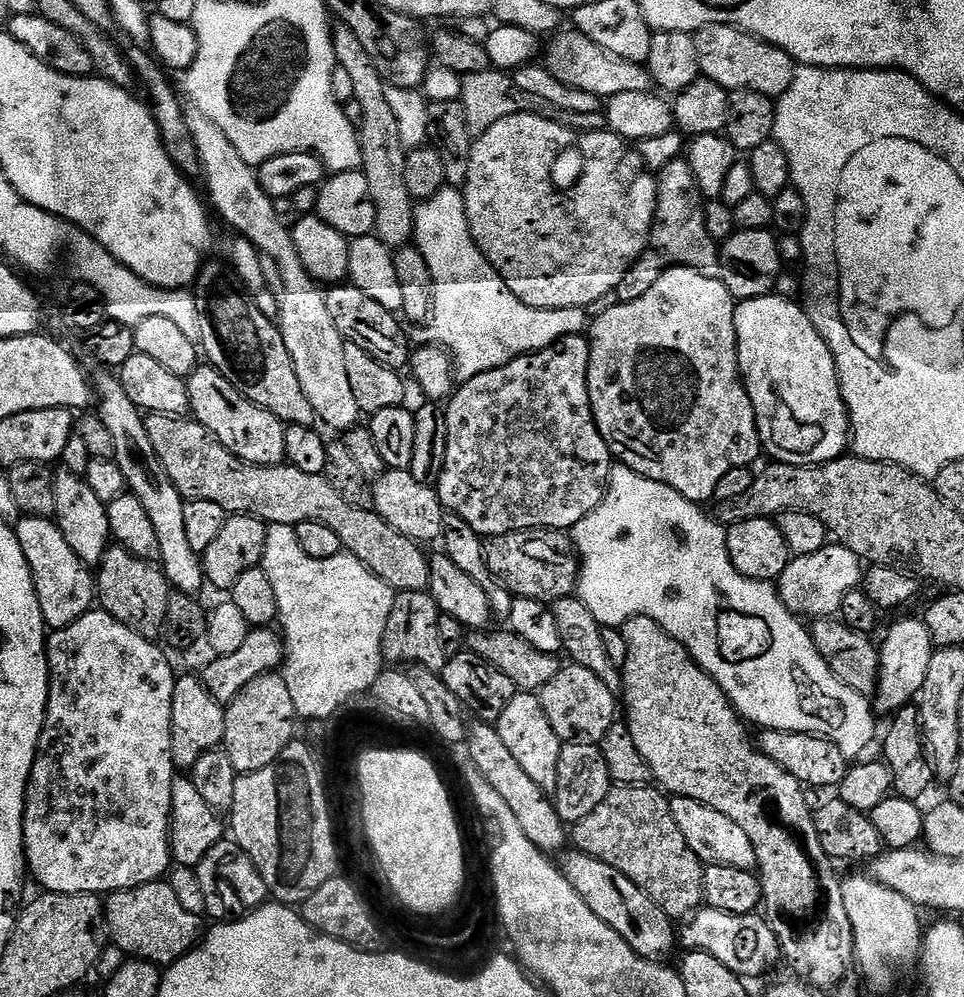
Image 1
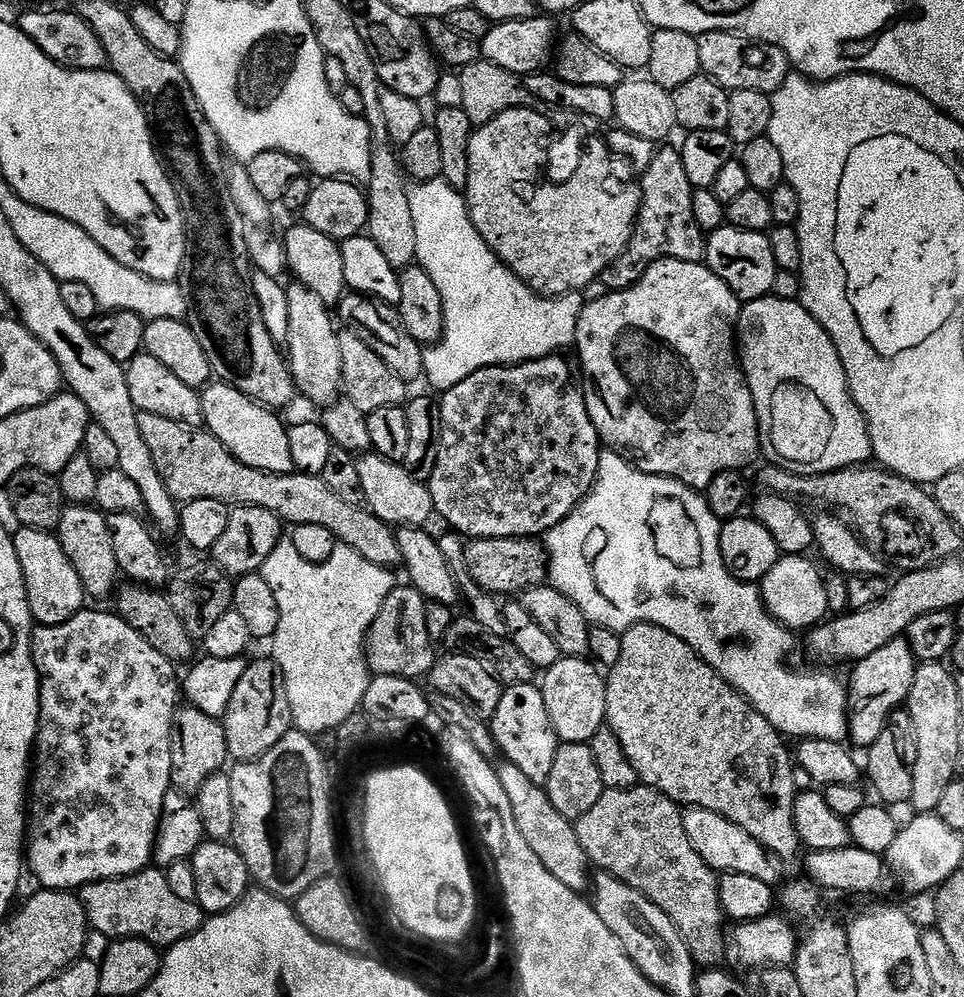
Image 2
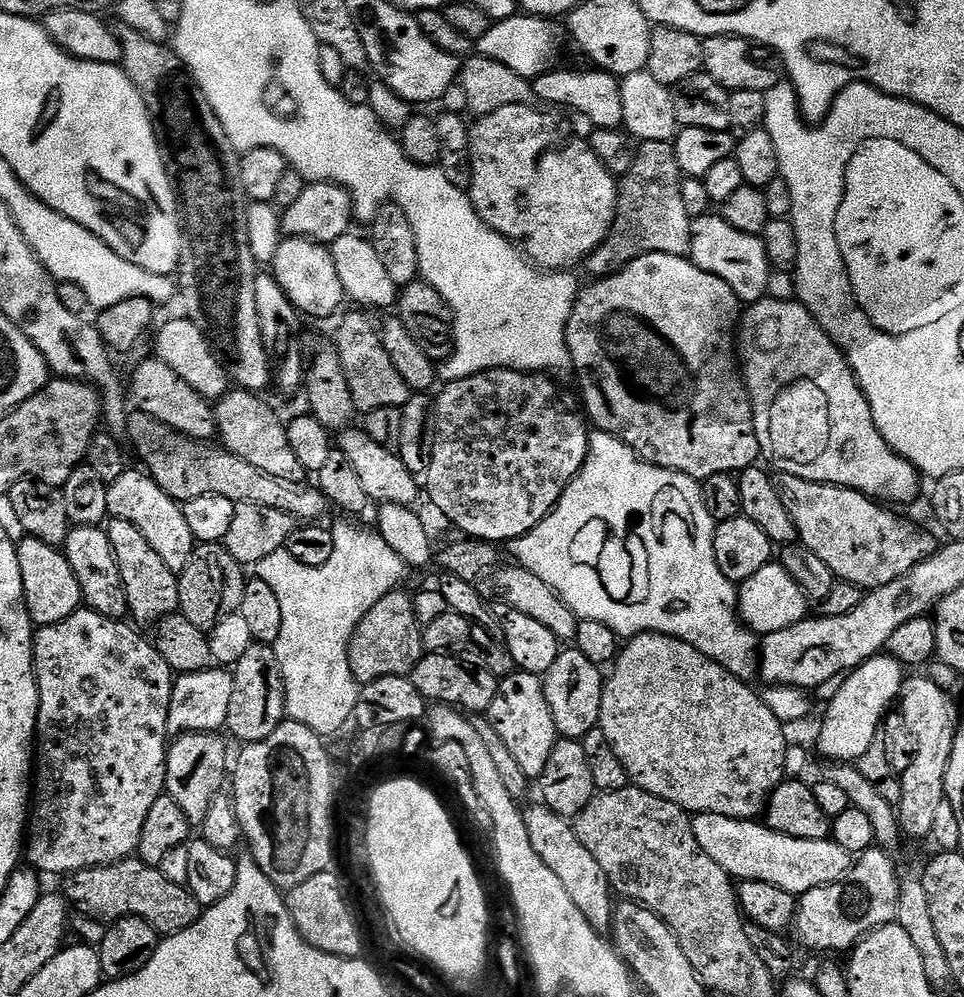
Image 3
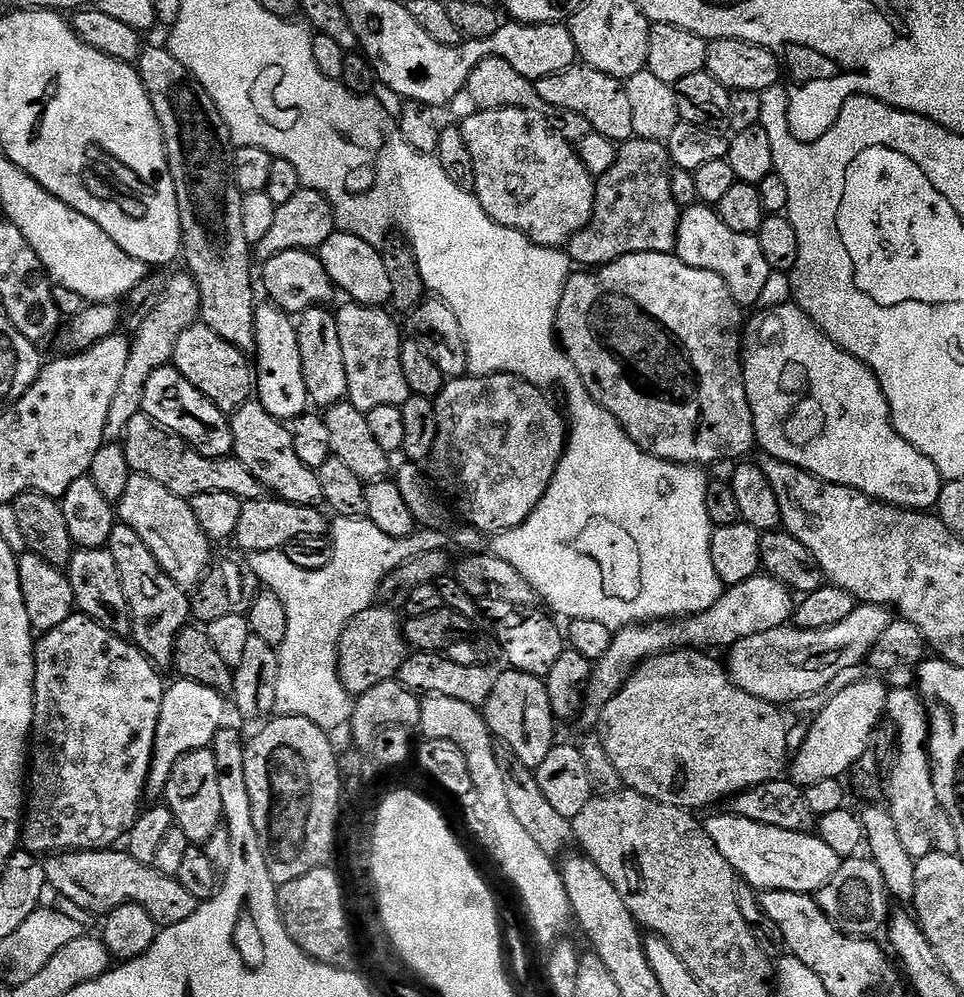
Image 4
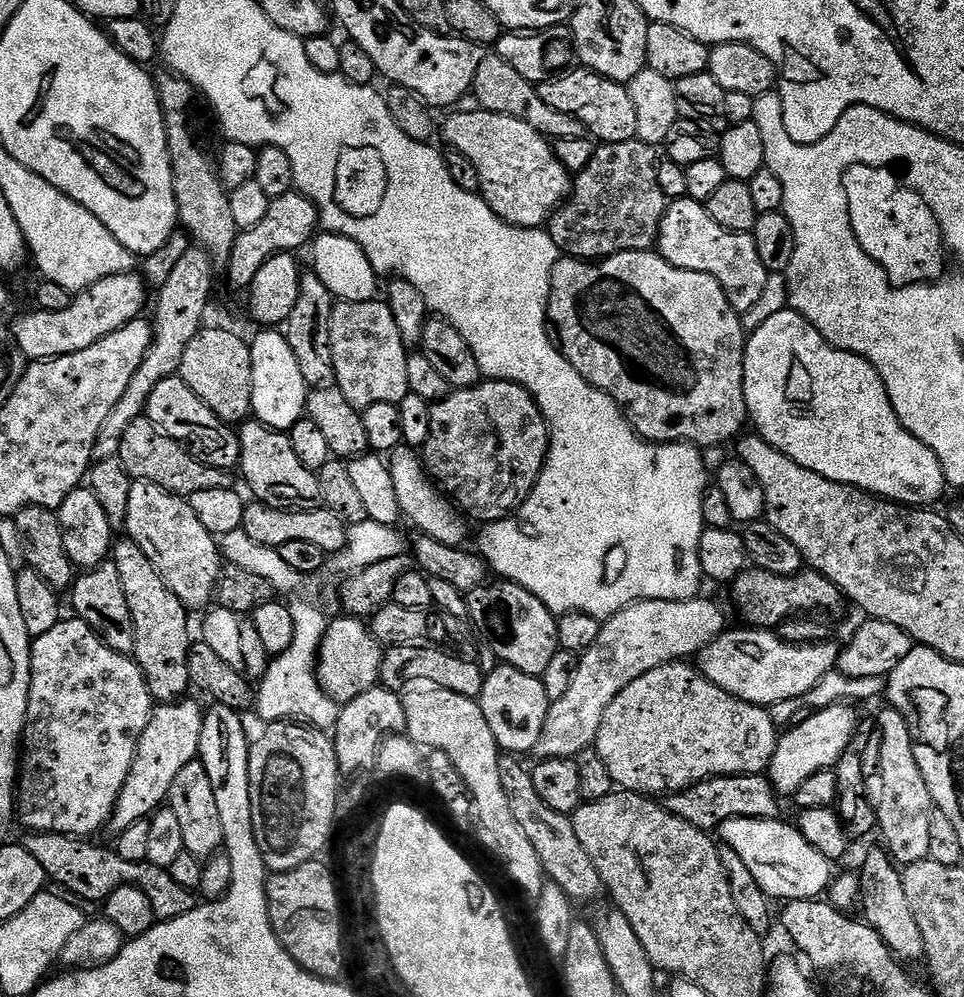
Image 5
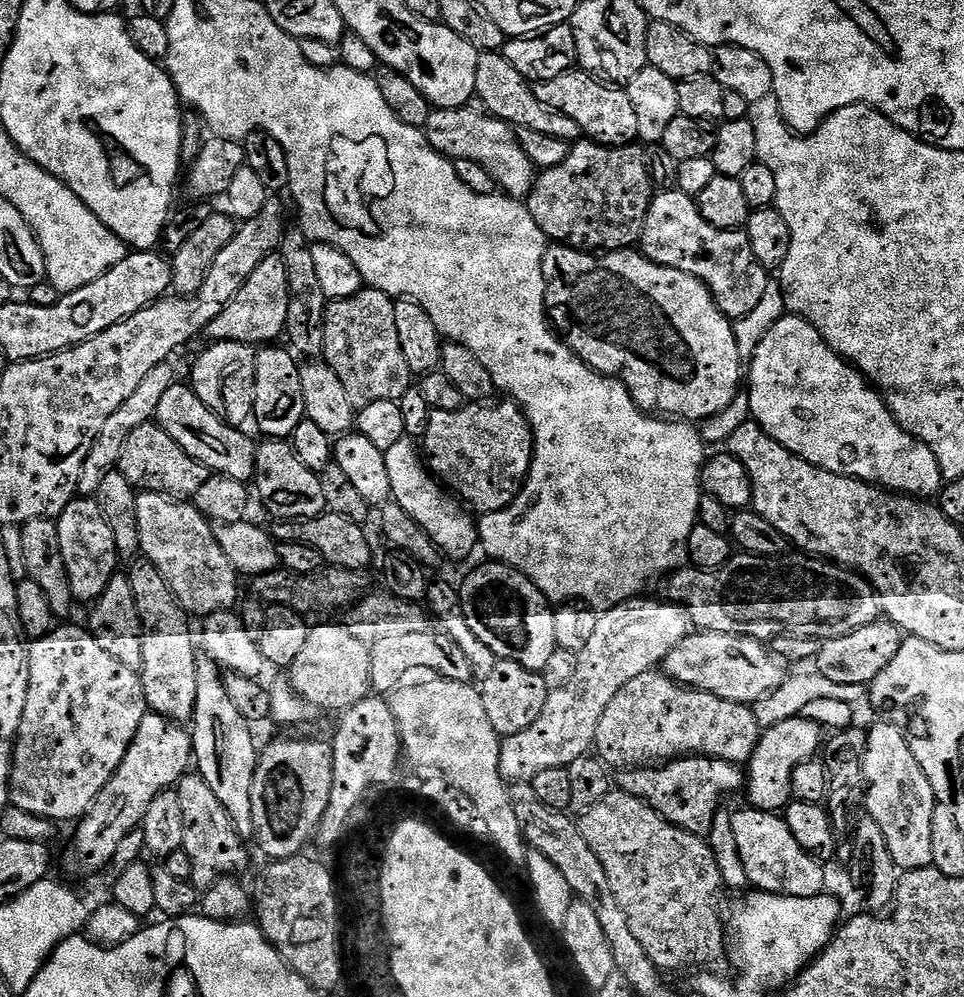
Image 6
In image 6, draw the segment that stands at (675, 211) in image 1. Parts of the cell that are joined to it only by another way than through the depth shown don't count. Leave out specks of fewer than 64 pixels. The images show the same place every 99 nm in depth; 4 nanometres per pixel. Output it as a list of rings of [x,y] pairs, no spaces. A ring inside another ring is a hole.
[[[581,138],[569,147],[565,161],[537,175],[526,207],[549,241],[580,252],[607,254],[639,245],[653,195],[648,153],[639,143],[612,148]]]

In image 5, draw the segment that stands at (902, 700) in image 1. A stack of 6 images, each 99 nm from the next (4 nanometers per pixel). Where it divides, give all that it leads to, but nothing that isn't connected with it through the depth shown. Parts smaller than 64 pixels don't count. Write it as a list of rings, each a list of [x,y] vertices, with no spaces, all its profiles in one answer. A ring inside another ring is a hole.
[[[837,702],[829,708],[813,711],[810,718],[802,725],[794,725],[787,729],[788,733],[780,736],[775,756],[766,773],[781,797],[795,797],[798,786],[805,784],[813,774],[835,769],[846,749],[853,747],[856,736],[855,707],[844,702]]]

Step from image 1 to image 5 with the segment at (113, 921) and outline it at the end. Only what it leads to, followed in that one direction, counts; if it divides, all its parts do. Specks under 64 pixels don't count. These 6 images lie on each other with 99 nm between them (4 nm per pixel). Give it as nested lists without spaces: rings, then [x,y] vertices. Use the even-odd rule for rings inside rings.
[[[28,832],[22,843],[38,862],[42,862],[42,870],[49,881],[61,883],[72,890],[80,899],[103,902],[114,890],[127,884],[134,884],[150,898],[150,906],[154,906],[157,921],[182,918],[182,914],[193,912],[198,903],[197,897],[186,886],[178,886],[174,878],[170,878],[167,868],[159,868],[147,862],[135,864],[126,862],[111,847],[99,848],[91,839],[63,836],[53,832]]]

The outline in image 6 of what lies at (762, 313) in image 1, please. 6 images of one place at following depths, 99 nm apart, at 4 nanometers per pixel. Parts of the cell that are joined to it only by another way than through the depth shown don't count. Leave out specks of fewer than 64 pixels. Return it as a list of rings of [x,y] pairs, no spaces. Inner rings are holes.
[[[785,314],[774,330],[762,338],[746,368],[746,393],[751,419],[770,434],[774,442],[786,446],[790,454],[822,470],[830,470],[839,476],[852,476],[855,480],[865,480],[868,484],[913,498],[935,497],[945,483],[938,458],[934,458],[934,450],[930,450],[930,446],[923,444],[917,436],[905,432],[868,377],[839,356],[824,341],[822,334],[818,334],[818,330],[800,316]]]

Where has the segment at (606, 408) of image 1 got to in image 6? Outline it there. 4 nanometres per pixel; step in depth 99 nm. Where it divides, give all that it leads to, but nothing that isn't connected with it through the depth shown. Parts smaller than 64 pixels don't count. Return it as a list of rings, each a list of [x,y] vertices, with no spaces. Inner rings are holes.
[[[553,243],[544,251],[542,278],[544,279],[544,303],[551,327],[557,333],[563,334],[562,339],[568,345],[568,349],[586,367],[600,372],[603,376],[613,376],[614,379],[621,380],[628,387],[634,402],[643,412],[659,414],[664,418],[675,418],[680,422],[703,422],[726,410],[734,402],[736,396],[742,392],[742,361],[733,321],[729,320],[726,314],[722,314],[722,310],[714,302],[710,290],[698,278],[694,278],[682,270],[674,270],[670,266],[656,264],[639,250],[609,252],[601,258],[591,252],[580,252],[577,248],[568,248],[565,244],[558,243]]]

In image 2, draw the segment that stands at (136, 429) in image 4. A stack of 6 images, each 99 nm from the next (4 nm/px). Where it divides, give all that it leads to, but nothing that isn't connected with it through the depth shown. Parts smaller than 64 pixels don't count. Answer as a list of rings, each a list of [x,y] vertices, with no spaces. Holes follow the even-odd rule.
[[[138,412],[138,431],[154,457],[154,466],[158,466],[162,482],[166,482],[166,490],[170,490],[176,501],[189,504],[198,498],[214,498],[229,506],[265,508],[288,526],[326,526],[343,547],[353,548],[366,562],[374,562],[374,566],[389,570],[401,567],[393,525],[382,522],[382,518],[369,512],[367,507],[338,498],[321,477],[306,476],[297,471],[291,476],[283,476],[254,470],[240,464],[238,458],[203,427],[191,428],[189,424],[162,418],[162,414]]]

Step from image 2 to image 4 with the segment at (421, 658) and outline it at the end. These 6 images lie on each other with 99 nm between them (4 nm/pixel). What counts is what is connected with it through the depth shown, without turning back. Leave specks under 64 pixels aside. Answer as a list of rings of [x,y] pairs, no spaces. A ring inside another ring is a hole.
[[[373,606],[362,610],[346,626],[340,639],[338,650],[338,674],[342,686],[354,698],[366,694],[366,690],[374,690],[387,680],[396,680],[400,667],[410,655],[408,642],[404,638],[402,620],[393,609],[383,606]]]

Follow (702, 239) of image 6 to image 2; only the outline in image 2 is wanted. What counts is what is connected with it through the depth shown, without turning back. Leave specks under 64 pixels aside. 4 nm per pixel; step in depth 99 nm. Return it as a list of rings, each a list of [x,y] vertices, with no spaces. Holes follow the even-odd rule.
[[[731,226],[709,232],[704,245],[704,260],[708,269],[718,274],[718,278],[722,278],[722,282],[734,290],[741,302],[760,300],[772,292],[778,269],[774,262],[774,250],[770,250],[765,233],[738,230]]]

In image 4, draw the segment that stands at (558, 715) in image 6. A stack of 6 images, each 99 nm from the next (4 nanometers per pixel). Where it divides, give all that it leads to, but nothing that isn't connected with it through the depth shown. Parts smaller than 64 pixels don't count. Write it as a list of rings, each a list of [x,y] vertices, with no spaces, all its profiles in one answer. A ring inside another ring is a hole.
[[[757,574],[751,576],[746,582],[738,582],[737,584],[725,587],[724,593],[721,594],[720,600],[714,602],[714,606],[710,606],[710,610],[706,610],[697,616],[686,616],[675,620],[650,620],[647,624],[632,624],[629,628],[621,628],[613,635],[610,642],[610,650],[606,650],[606,654],[602,654],[600,660],[595,661],[592,669],[592,677],[588,679],[588,686],[584,693],[585,705],[582,709],[582,720],[584,716],[584,724],[588,730],[595,729],[600,723],[600,713],[610,702],[610,698],[614,698],[614,694],[618,694],[618,690],[622,690],[622,686],[632,677],[633,672],[642,661],[649,660],[651,656],[659,656],[661,652],[674,652],[678,648],[690,648],[693,650],[716,650],[712,648],[731,649],[733,644],[742,642],[742,638],[754,638],[754,634],[766,634],[766,630],[778,630],[785,627],[793,619],[794,611],[794,592],[772,575]]]

